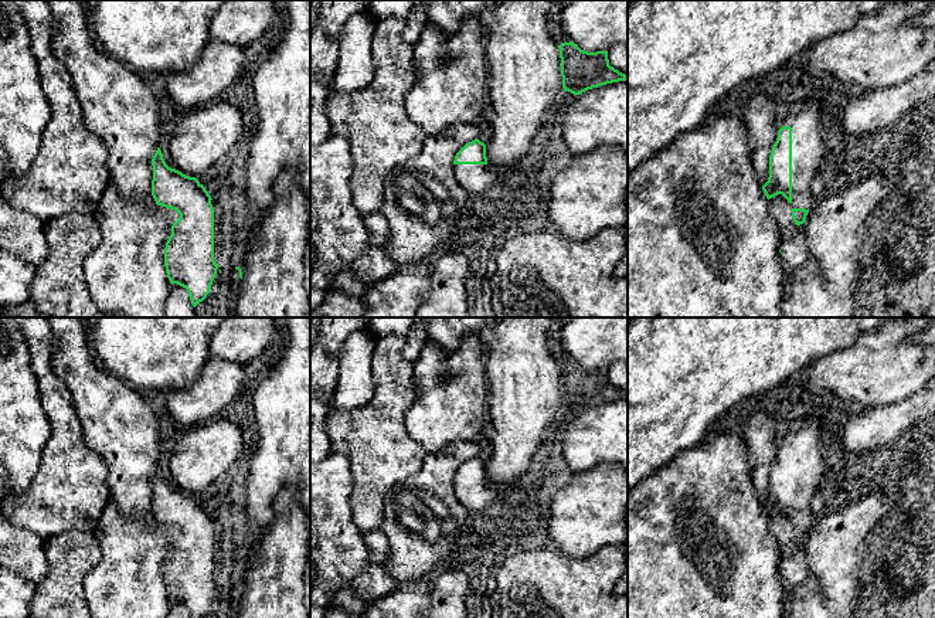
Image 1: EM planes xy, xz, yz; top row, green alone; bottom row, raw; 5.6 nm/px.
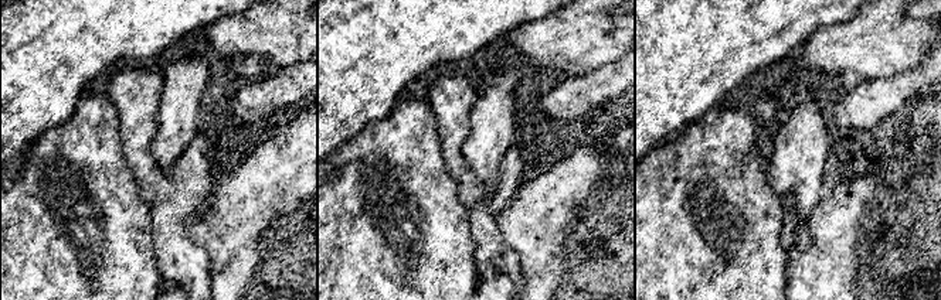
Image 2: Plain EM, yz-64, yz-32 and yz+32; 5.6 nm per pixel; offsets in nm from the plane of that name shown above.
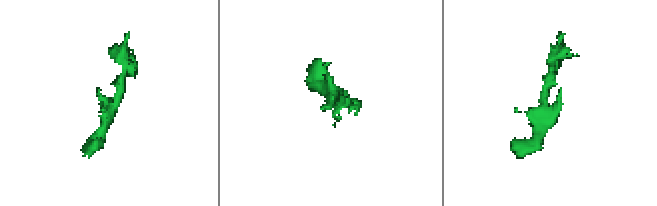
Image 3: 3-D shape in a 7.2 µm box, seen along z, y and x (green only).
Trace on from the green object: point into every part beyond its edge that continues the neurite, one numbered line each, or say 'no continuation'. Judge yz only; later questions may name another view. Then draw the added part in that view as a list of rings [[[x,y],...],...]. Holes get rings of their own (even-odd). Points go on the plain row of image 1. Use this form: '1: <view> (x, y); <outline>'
1: yz (803, 433); [[[795,400],[793,401],[793,411],[796,415],[790,420],[788,427],[783,429],[782,434],[782,444],[792,445],[792,526],[805,526],[810,527],[813,524],[813,515],[812,515],[812,500],[815,496],[816,489],[822,485],[822,478],[824,472],[824,455],[826,455],[826,441],[820,427],[820,405],[817,400]]]

